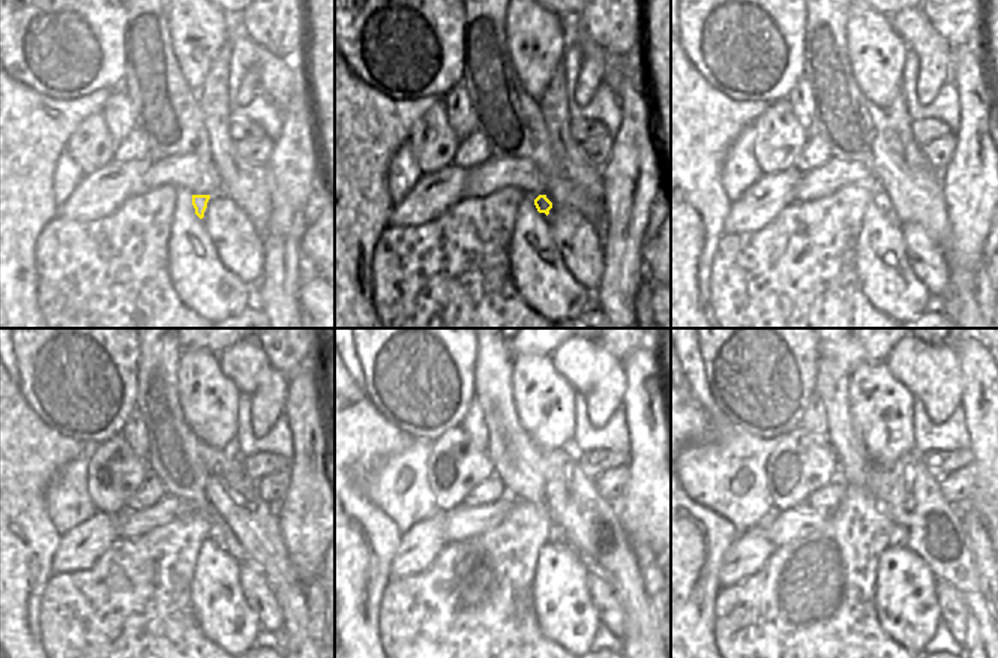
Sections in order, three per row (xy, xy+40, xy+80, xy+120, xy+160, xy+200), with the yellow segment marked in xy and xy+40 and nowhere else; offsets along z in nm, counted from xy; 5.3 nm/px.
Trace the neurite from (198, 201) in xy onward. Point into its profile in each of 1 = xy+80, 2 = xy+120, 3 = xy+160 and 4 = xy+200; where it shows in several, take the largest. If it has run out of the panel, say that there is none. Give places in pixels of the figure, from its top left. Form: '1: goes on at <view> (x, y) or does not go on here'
1: goes on at xy+80 (880, 198)
2: goes on at xy+120 (213, 535)
3: goes on at xy+160 (556, 537)
4: goes on at xy+200 (899, 535)

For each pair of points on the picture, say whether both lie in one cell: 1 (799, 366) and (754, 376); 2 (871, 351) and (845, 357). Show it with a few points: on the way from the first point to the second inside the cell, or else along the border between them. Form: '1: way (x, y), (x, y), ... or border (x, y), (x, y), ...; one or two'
1: way (788, 366), (764, 366); one
2: way (865, 351), (851, 351); one

